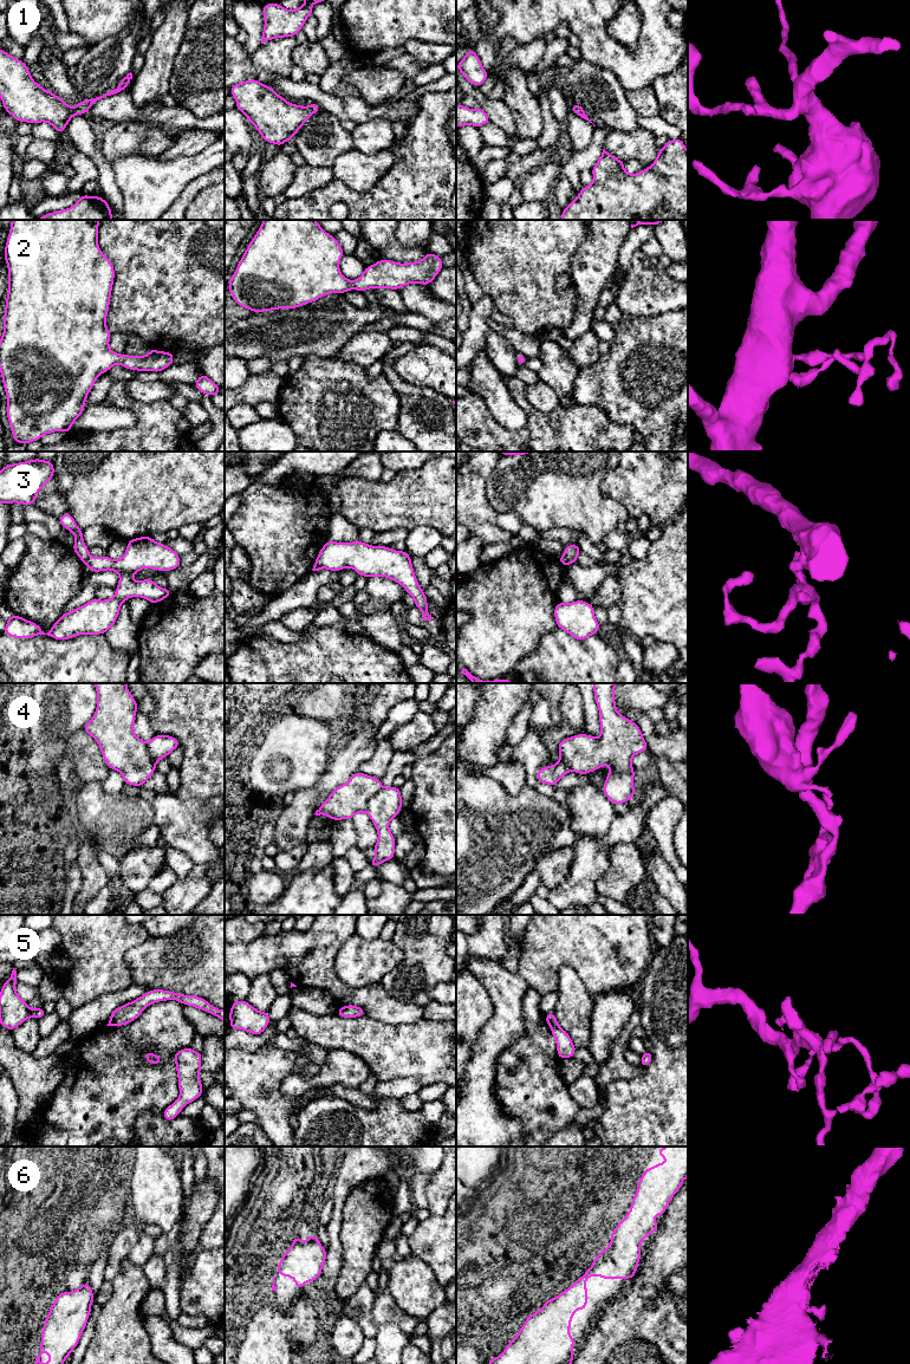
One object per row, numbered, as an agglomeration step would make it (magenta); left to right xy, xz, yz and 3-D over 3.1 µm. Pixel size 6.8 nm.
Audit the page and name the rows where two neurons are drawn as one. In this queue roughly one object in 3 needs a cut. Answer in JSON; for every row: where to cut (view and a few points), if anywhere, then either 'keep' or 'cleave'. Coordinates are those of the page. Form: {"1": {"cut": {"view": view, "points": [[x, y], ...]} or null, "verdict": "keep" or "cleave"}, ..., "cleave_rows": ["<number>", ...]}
{"1": {"cut": null, "verdict": "keep"}, "2": {"cut": null, "verdict": "keep"}, "3": {"cut": {"view": "yz", "points": [[564, 554], [570, 563]]}, "verdict": "cleave"}, "4": {"cut": {"view": "xz", "points": [[383, 787], [369, 800], [365, 811]]}, "verdict": "cleave"}, "5": {"cut": null, "verdict": "keep"}, "6": {"cut": null, "verdict": "keep"}, "cleave_rows": ["3", "4"]}

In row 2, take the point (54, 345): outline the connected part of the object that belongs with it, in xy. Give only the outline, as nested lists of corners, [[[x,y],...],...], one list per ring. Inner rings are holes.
[[[12,220],[12,222],[11,222],[11,229],[9,229],[9,234],[7,236],[6,247],[5,247],[5,252],[4,252],[6,265],[8,267],[8,282],[7,282],[8,294],[6,297],[5,314],[2,317],[4,318],[4,332],[2,332],[2,337],[0,339],[0,374],[2,377],[2,384],[5,388],[5,392],[7,395],[6,415],[9,421],[14,442],[17,442],[17,443],[27,444],[28,442],[39,441],[41,436],[50,434],[50,433],[54,433],[54,431],[71,433],[71,426],[84,413],[85,401],[86,401],[87,395],[91,391],[95,382],[103,372],[108,372],[116,364],[121,364],[122,366],[124,366],[129,370],[161,372],[165,368],[170,366],[174,363],[174,353],[157,351],[151,348],[150,348],[150,352],[144,356],[129,356],[125,353],[121,355],[121,353],[113,352],[110,349],[109,340],[110,340],[111,333],[109,332],[109,330],[106,327],[106,316],[108,316],[109,306],[110,306],[111,291],[112,291],[112,285],[113,285],[113,279],[115,279],[115,269],[113,269],[113,265],[111,264],[111,261],[102,253],[102,251],[98,246],[98,227],[99,227],[99,220]]]

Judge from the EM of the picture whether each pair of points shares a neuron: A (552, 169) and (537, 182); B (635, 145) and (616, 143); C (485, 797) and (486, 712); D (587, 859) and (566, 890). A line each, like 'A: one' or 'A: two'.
A: one
B: one
C: two
D: one

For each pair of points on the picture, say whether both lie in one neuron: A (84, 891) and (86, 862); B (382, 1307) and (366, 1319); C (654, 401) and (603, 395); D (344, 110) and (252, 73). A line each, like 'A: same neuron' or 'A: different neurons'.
A: same neuron
B: different neurons
C: same neuron
D: same neuron

